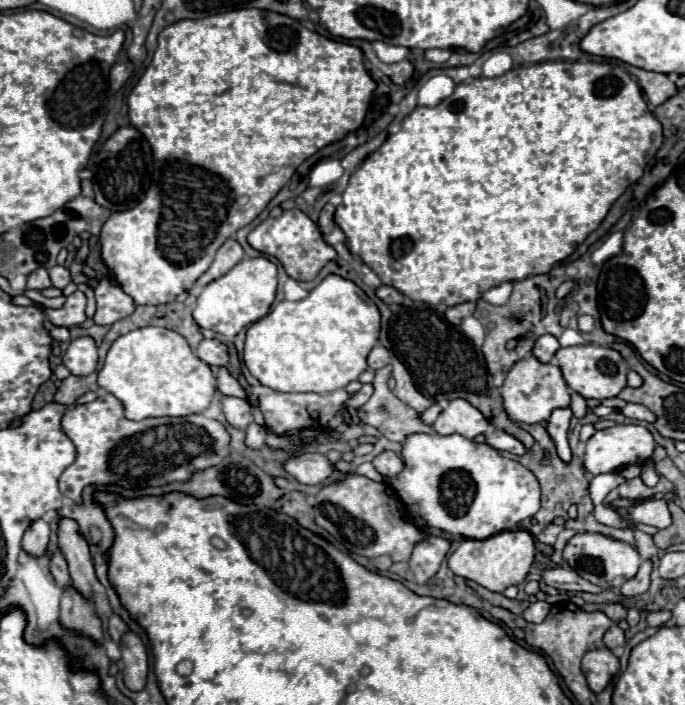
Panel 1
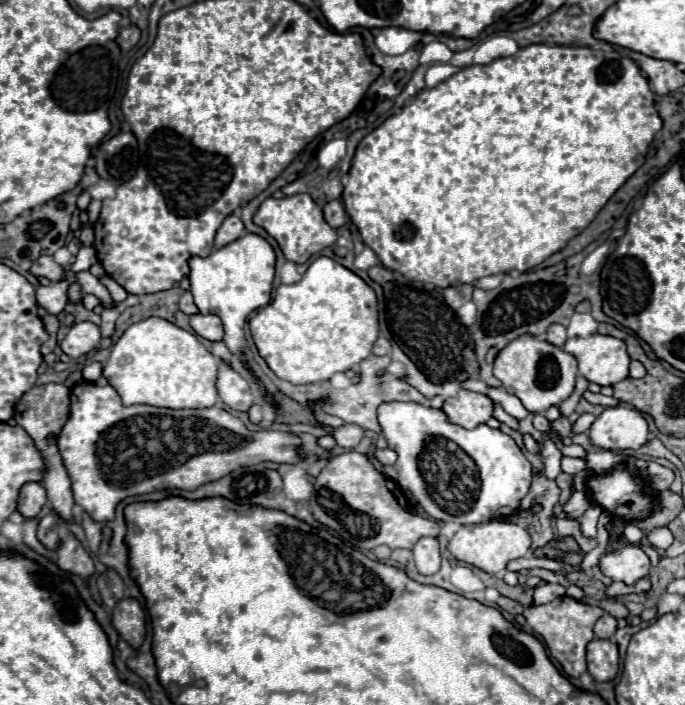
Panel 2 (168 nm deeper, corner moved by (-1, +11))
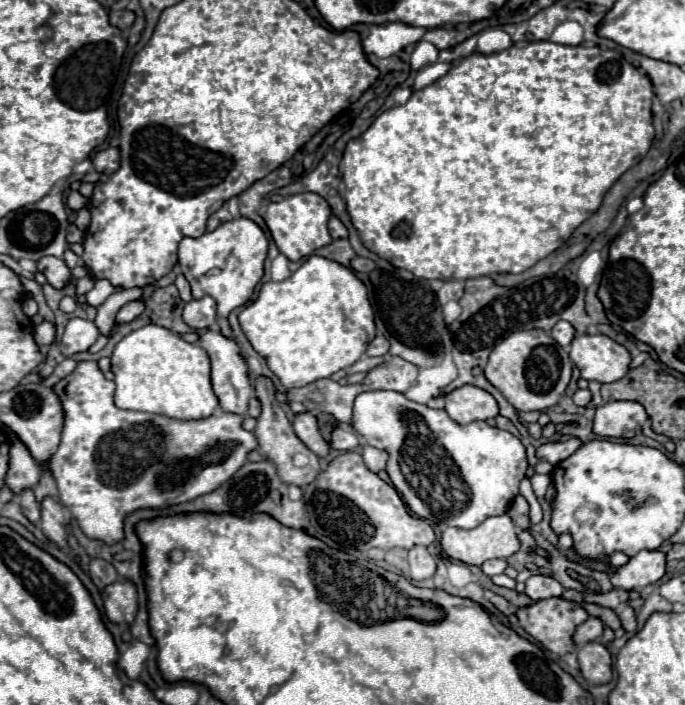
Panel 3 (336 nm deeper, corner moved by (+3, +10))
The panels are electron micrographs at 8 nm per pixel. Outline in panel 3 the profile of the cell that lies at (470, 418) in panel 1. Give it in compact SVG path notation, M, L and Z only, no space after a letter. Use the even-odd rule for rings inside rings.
M462 385L448 393L446 397L446 413L460 425L472 423L476 419L494 419L498 417L496 399L474 385Z

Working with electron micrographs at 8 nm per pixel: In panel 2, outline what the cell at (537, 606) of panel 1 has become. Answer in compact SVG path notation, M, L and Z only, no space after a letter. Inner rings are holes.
M542 584L542 586L538 586L538 588L534 590L534 604L536 604L536 606L548 604L548 602L552 602L554 598L564 596L564 592L566 592L566 588L560 586L560 584Z

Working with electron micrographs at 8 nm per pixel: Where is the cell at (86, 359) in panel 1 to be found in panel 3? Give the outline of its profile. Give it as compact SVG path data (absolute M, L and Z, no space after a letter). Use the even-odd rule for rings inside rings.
M70 319L66 325L66 331L62 335L62 341L60 341L60 351L64 357L74 357L76 353L84 353L96 343L98 335L100 335L100 331L96 329L96 325L92 321Z

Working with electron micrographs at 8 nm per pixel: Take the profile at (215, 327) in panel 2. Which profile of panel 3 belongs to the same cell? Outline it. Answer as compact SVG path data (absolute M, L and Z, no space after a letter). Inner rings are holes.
M212 297L192 299L184 305L182 317L192 329L210 329L216 323L216 301Z

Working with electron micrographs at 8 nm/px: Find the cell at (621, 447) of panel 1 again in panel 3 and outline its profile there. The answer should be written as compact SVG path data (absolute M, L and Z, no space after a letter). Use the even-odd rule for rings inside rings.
M610 401L596 409L594 433L600 437L630 439L640 433L646 419L646 409L638 401Z

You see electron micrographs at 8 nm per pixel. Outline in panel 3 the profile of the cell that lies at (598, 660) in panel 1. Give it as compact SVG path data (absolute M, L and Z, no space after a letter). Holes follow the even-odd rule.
M598 641L582 645L580 651L578 651L580 673L582 673L582 677L588 683L602 685L602 683L612 681L612 667L610 667L610 663L612 663L612 657L610 657L608 649L602 643L598 643Z

